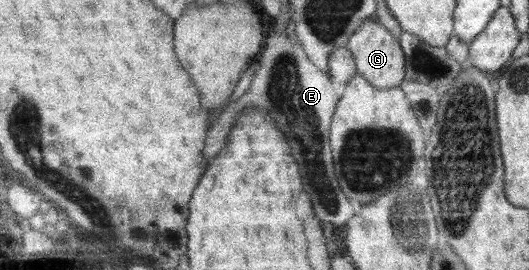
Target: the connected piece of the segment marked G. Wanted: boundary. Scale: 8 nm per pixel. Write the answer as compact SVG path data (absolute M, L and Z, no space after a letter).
M366 20L360 28L354 32L350 38L347 48L353 53L357 63L357 71L360 72L372 85L378 89L390 89L401 86L405 81L406 58L401 40L382 26L379 22L375 23Z

